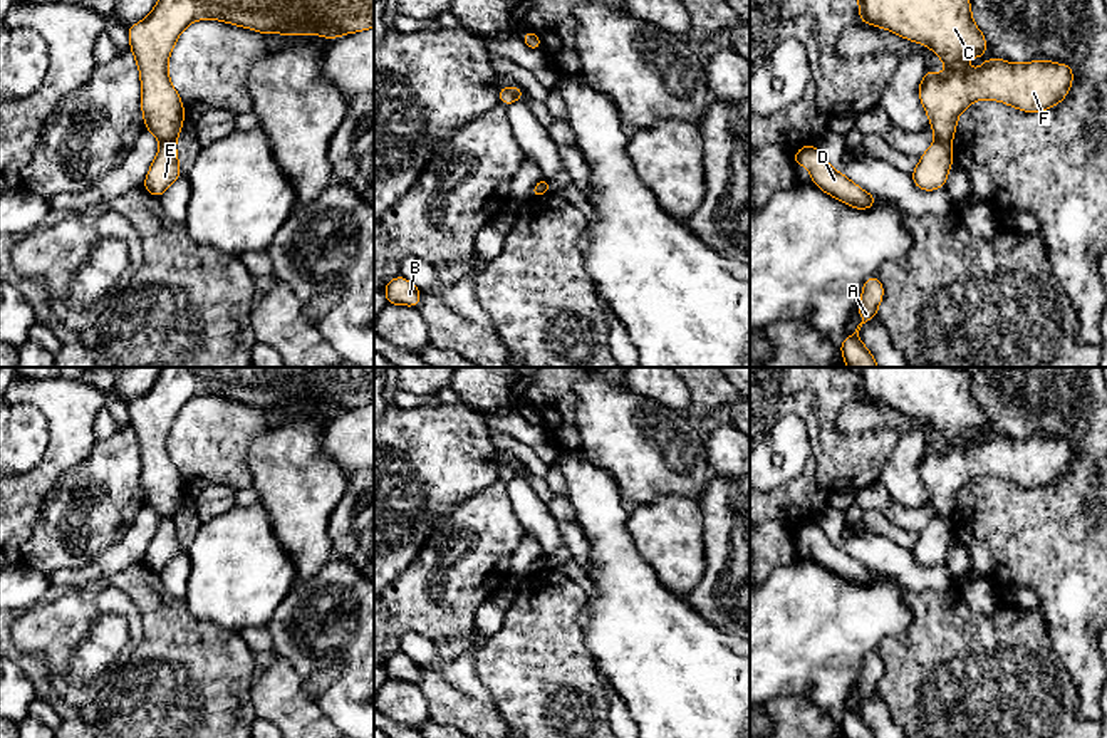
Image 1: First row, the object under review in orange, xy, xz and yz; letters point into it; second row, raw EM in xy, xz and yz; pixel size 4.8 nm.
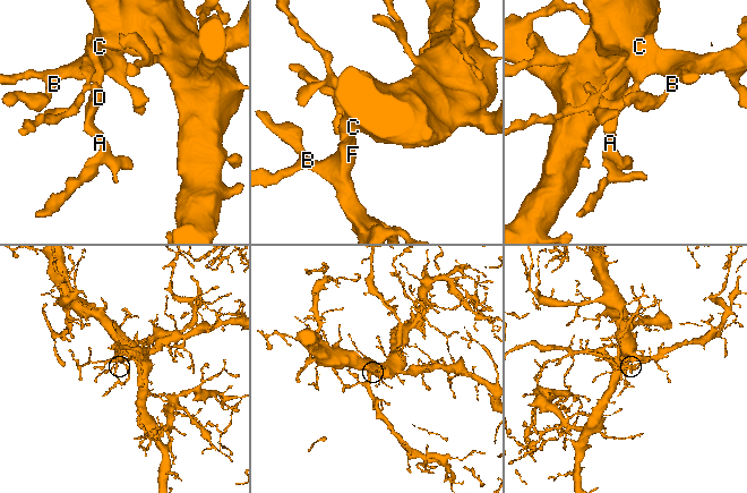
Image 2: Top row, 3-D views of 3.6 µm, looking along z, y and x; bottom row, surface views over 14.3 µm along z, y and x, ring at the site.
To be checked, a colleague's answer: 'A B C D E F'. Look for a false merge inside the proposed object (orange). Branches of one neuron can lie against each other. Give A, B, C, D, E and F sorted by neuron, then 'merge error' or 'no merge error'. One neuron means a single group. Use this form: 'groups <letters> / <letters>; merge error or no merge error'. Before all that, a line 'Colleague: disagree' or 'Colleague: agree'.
Colleague: disagree
groups A D E / B C F; merge error

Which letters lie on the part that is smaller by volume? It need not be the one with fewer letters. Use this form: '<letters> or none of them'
A, D, E

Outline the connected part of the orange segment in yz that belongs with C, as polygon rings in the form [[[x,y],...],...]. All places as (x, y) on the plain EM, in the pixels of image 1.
[[[857,367],[859,394],[864,401],[874,399],[899,413],[928,421],[948,443],[946,451],[924,446],[917,470],[934,507],[936,517],[951,520],[958,491],[974,476],[993,475],[1025,488],[1040,488],[1063,476],[1073,458],[1073,444],[1068,439],[1033,436],[1011,439],[993,433],[976,446],[966,444],[969,431],[986,429],[986,414],[971,394],[971,377],[959,367]]]

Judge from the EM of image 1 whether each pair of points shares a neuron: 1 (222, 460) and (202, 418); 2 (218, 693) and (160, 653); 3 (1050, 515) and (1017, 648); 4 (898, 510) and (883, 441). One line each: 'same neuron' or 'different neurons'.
1: same neuron
2: same neuron
3: different neurons
4: different neurons

